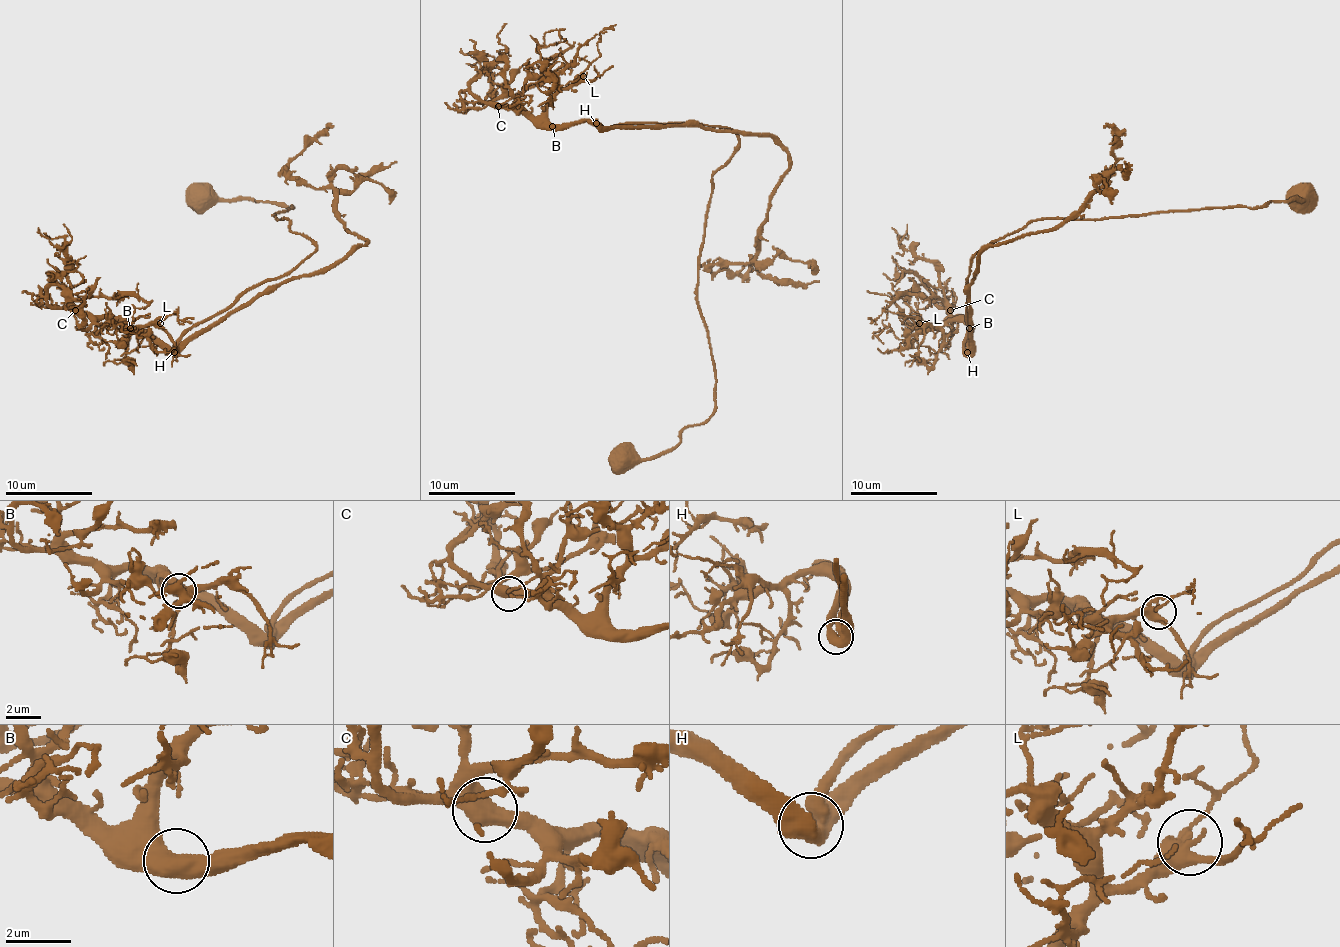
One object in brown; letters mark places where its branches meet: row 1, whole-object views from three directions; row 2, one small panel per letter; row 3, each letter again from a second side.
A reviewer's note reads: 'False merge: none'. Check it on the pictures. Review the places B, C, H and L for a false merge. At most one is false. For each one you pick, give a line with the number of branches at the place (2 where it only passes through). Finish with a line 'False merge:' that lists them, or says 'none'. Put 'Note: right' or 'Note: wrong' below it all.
False merge: none
Note: right

